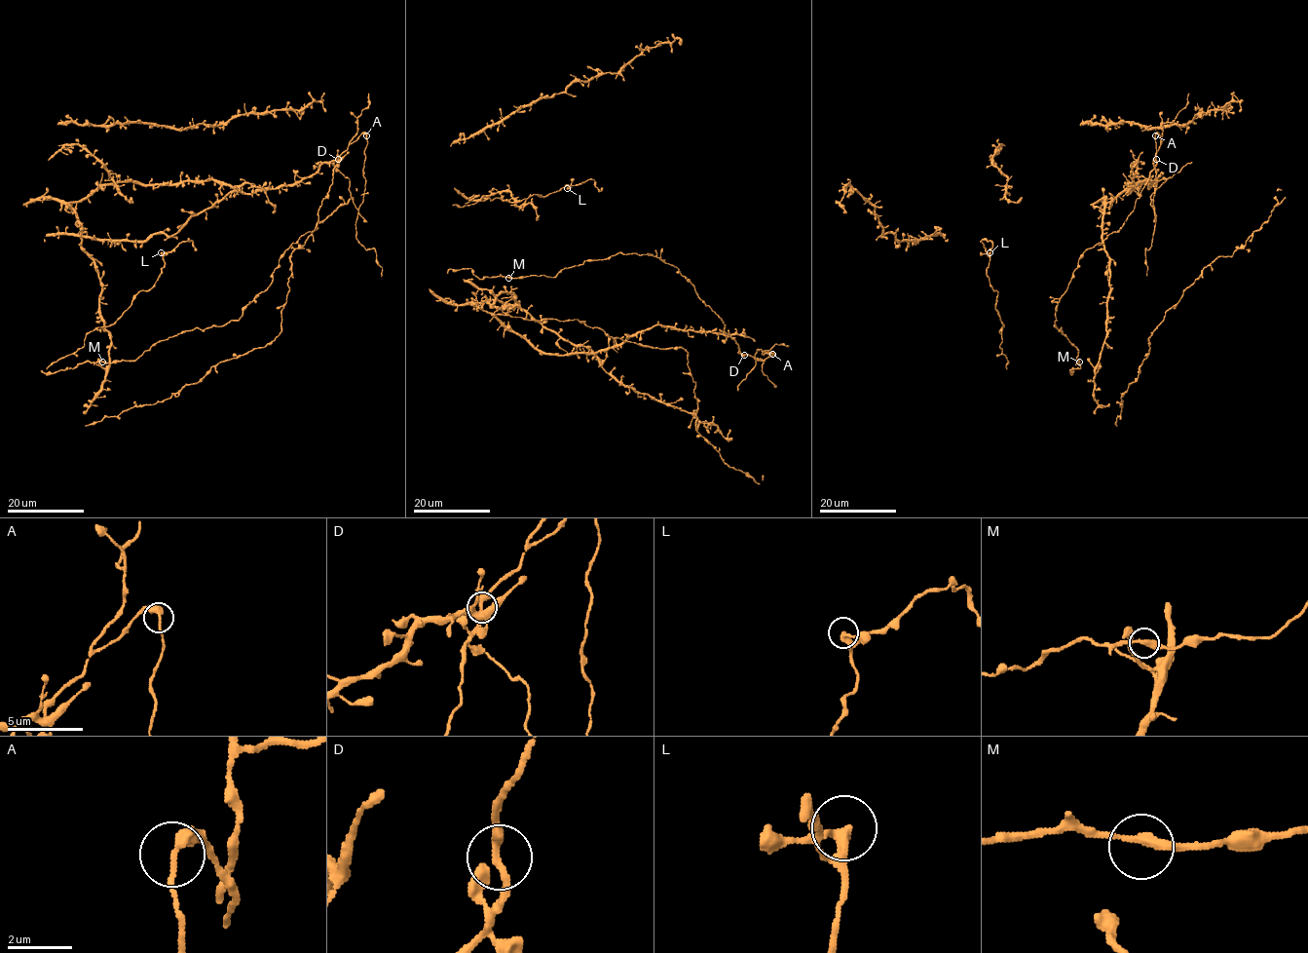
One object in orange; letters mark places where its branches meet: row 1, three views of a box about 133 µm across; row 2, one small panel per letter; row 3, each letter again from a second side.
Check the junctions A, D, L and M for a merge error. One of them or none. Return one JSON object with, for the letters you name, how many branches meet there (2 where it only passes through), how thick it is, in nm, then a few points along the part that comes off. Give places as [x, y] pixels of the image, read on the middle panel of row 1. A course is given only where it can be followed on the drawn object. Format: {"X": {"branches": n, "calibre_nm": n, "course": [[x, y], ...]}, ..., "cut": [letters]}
{"A": {"branches": 2, "calibre_nm": 320, "course": [[772, 354], [764, 355], [762, 352], [775, 344], [787, 345]]}, "cut": ["A"]}

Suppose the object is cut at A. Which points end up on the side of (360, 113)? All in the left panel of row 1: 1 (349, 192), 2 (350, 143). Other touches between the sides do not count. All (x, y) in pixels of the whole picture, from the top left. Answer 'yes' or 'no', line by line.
1: no
2: yes

